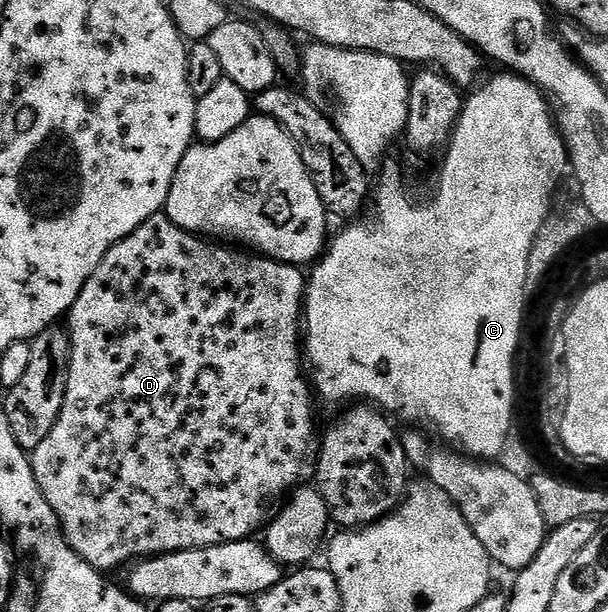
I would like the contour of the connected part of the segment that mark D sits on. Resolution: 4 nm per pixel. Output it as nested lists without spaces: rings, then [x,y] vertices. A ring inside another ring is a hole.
[[[166,213],[154,214],[152,218],[145,220],[145,224],[138,226],[132,234],[125,236],[117,244],[113,244],[113,248],[109,248],[109,252],[105,252],[105,260],[101,260],[101,264],[97,264],[97,272],[93,272],[93,276],[89,276],[85,288],[81,288],[77,300],[65,315],[65,329],[71,341],[71,359],[67,362],[69,372],[65,384],[64,403],[61,404],[61,414],[57,416],[57,424],[53,424],[53,432],[49,432],[49,436],[45,436],[45,440],[41,440],[41,444],[37,444],[37,448],[30,451],[29,457],[33,468],[33,476],[37,476],[37,484],[45,496],[45,500],[49,500],[53,512],[59,518],[63,537],[73,548],[73,552],[77,552],[77,556],[81,556],[81,560],[85,560],[95,570],[111,572],[110,570],[115,570],[118,566],[124,565],[123,567],[126,567],[136,560],[154,558],[157,554],[172,554],[178,550],[192,550],[193,548],[205,548],[206,546],[250,539],[252,536],[258,535],[255,533],[259,529],[259,533],[264,529],[265,523],[272,513],[271,505],[275,501],[278,503],[288,492],[294,491],[314,479],[315,463],[317,461],[317,434],[315,438],[316,399],[313,397],[313,387],[305,373],[305,363],[301,353],[301,319],[303,317],[303,296],[305,293],[304,271],[300,267],[290,266],[287,262],[279,262],[275,258],[260,256],[255,252],[244,252],[239,248],[226,250],[223,246],[226,245],[204,240],[198,234],[191,234],[188,230],[181,229],[177,224],[173,224],[167,219]]]

